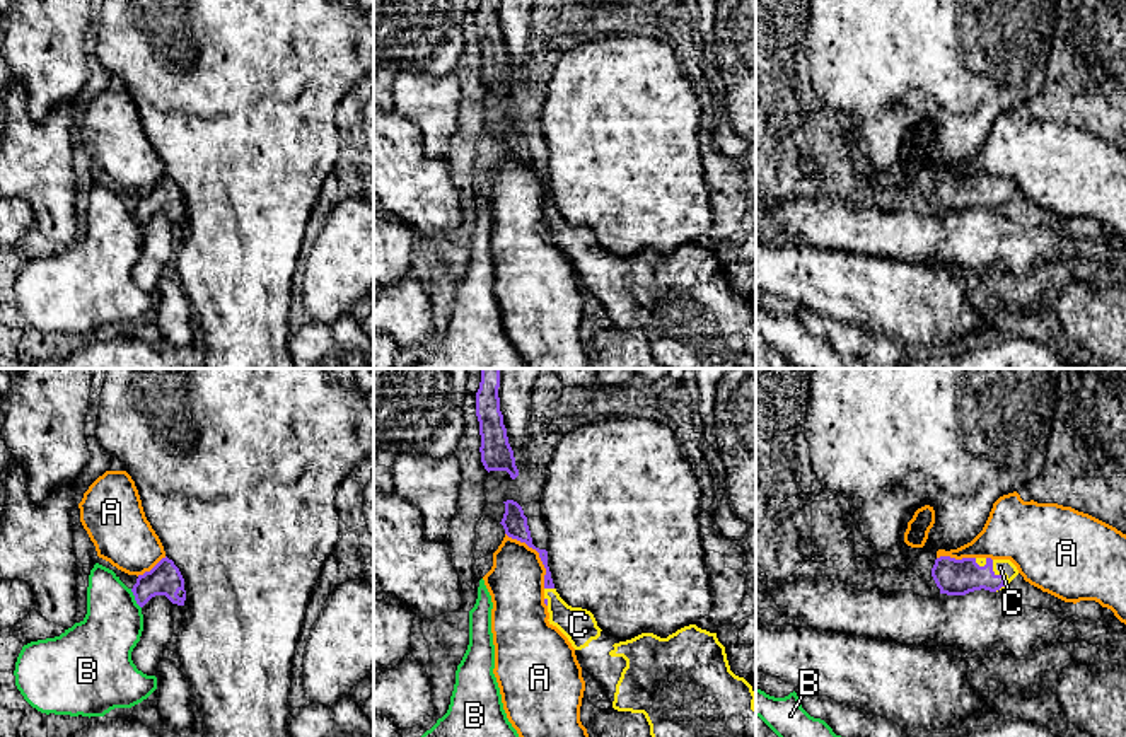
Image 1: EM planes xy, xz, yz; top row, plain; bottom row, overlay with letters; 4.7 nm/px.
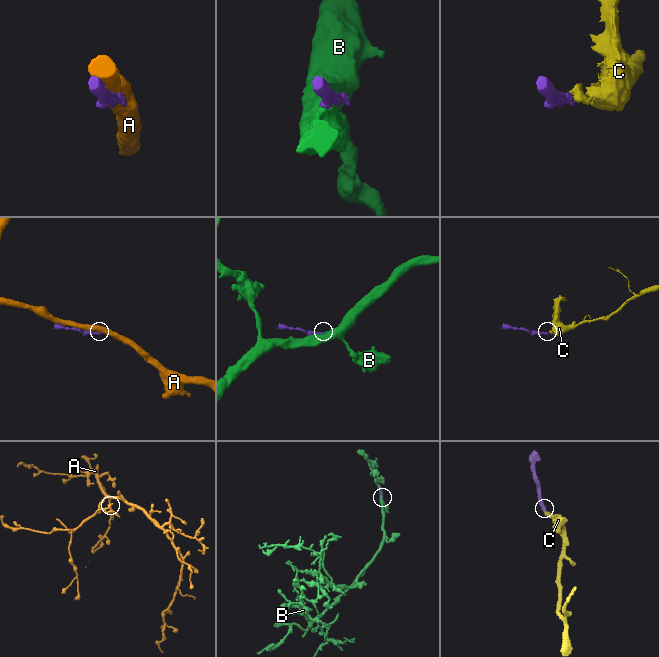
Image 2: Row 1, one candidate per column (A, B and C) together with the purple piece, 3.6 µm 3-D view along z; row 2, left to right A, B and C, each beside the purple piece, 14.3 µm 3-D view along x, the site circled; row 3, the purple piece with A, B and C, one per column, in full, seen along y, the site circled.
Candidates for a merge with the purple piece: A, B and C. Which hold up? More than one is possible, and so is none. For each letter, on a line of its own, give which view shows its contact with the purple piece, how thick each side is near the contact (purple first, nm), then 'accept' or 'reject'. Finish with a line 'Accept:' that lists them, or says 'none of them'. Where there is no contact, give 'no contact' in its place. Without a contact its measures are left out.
A: xz | 120/280 nm | reject
B: xy | 160/280 nm | reject
C: yz | 180/80 nm | accept
Accept: C

